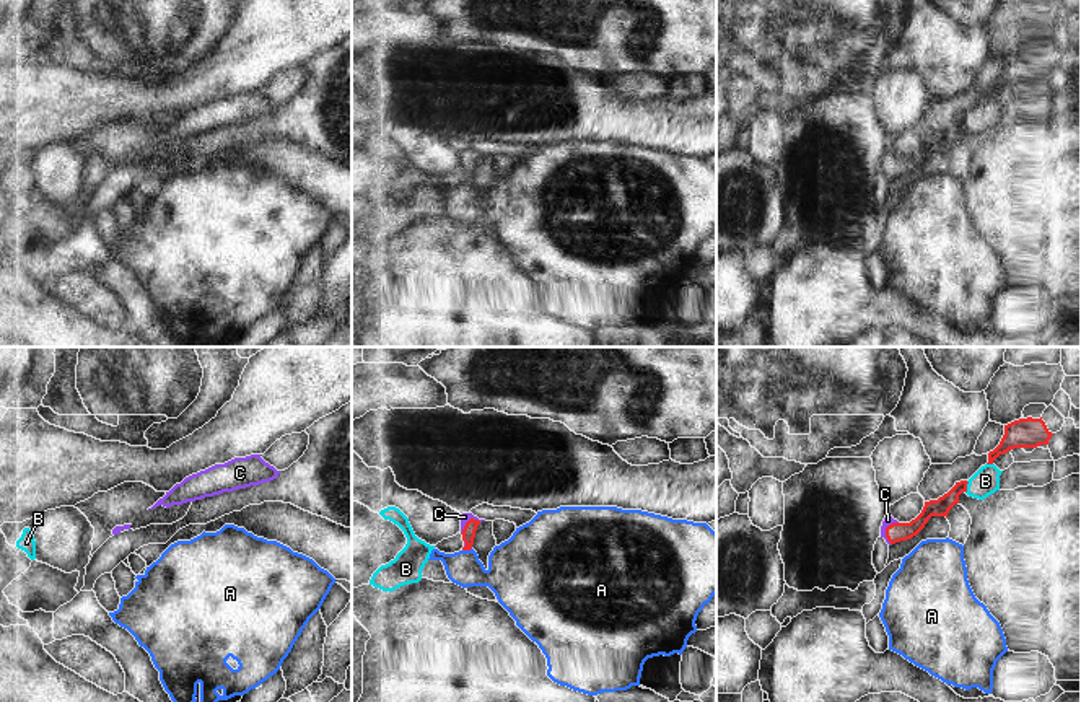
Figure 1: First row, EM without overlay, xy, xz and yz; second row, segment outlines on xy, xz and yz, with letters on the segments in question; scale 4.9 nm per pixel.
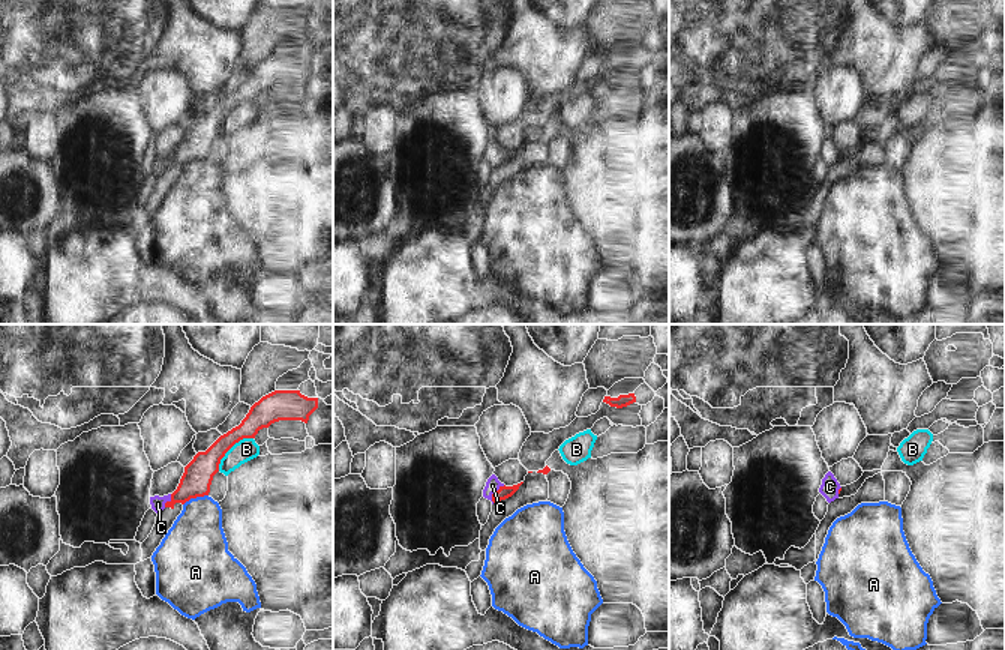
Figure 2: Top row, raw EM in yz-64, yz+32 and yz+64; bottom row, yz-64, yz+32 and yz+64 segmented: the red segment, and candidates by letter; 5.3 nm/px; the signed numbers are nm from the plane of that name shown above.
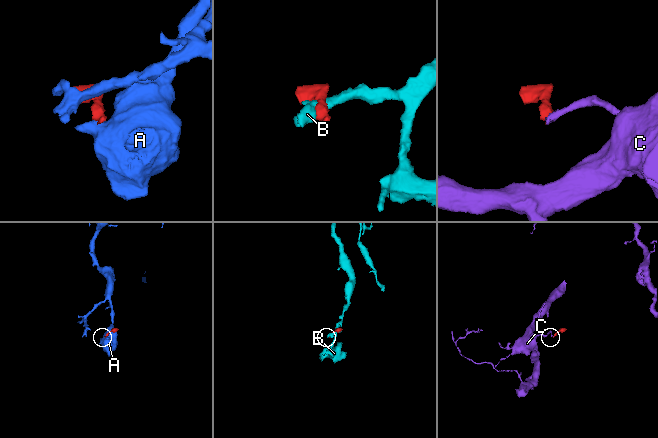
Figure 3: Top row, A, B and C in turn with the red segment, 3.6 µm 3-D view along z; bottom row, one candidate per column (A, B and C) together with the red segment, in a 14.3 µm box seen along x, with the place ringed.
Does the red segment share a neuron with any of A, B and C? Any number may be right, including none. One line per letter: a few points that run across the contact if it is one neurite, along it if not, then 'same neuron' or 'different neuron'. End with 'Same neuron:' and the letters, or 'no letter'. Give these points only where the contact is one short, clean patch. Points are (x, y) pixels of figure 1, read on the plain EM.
A: line xz (471, 183), (463, 186); different neuron
B: different neuron
C: line yz (897, 166), (886, 165), (888, 155); same neuron
Same neuron: C

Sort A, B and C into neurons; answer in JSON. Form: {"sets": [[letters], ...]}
{"sets": [["A"], ["B"], ["C"]]}

